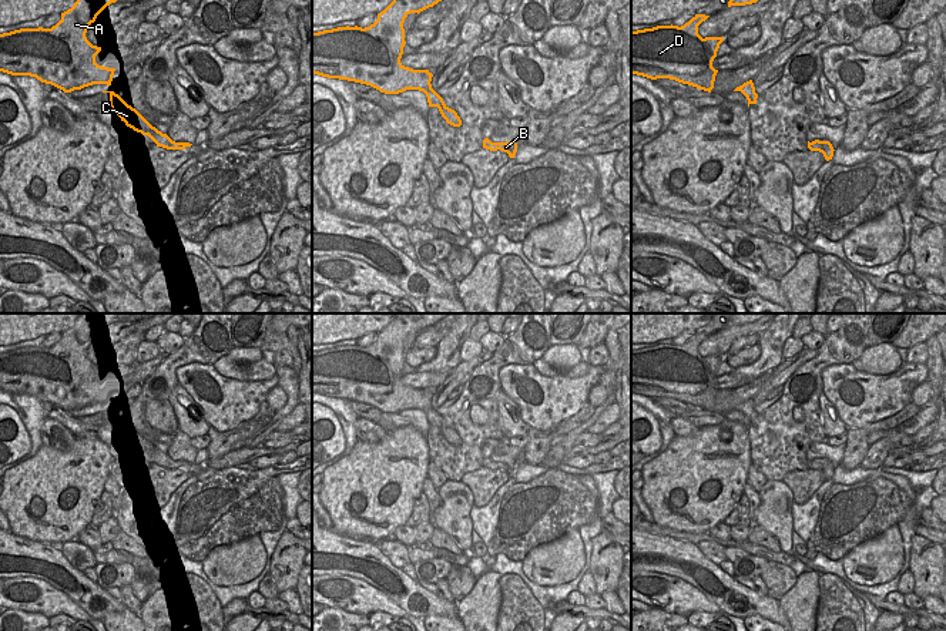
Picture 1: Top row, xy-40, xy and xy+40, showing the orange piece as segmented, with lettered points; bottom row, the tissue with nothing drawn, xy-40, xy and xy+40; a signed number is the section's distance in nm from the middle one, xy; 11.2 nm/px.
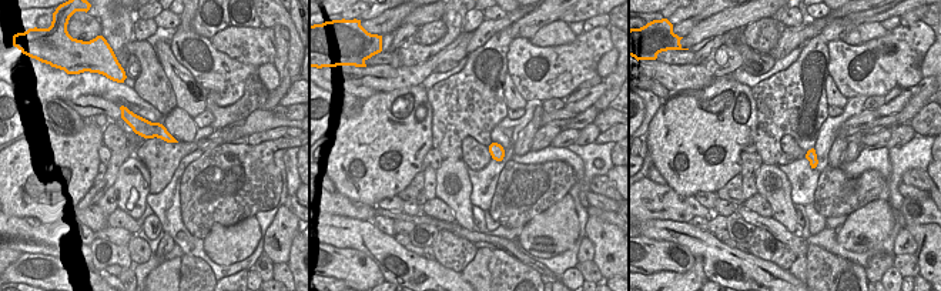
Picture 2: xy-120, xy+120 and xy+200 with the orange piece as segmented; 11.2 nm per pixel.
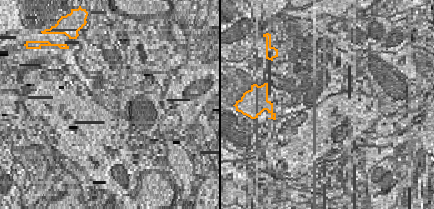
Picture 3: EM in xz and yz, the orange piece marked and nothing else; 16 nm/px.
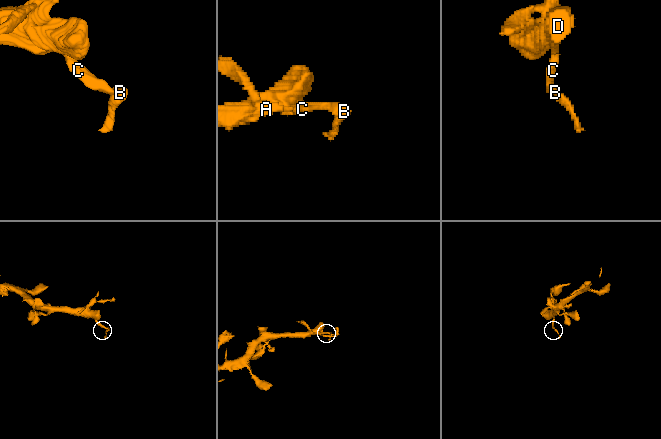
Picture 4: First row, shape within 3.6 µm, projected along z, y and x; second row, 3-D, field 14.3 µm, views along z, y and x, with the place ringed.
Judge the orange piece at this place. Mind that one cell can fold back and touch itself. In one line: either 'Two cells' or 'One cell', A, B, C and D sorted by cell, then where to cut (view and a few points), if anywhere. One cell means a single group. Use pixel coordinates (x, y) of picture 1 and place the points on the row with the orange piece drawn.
One cell. Groups: A B C D. No split

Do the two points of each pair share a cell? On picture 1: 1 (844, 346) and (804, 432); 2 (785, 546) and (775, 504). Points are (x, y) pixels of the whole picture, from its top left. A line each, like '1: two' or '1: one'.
1: one
2: one

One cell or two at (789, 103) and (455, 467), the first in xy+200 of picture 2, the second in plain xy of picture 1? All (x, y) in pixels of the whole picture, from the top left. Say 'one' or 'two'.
one

